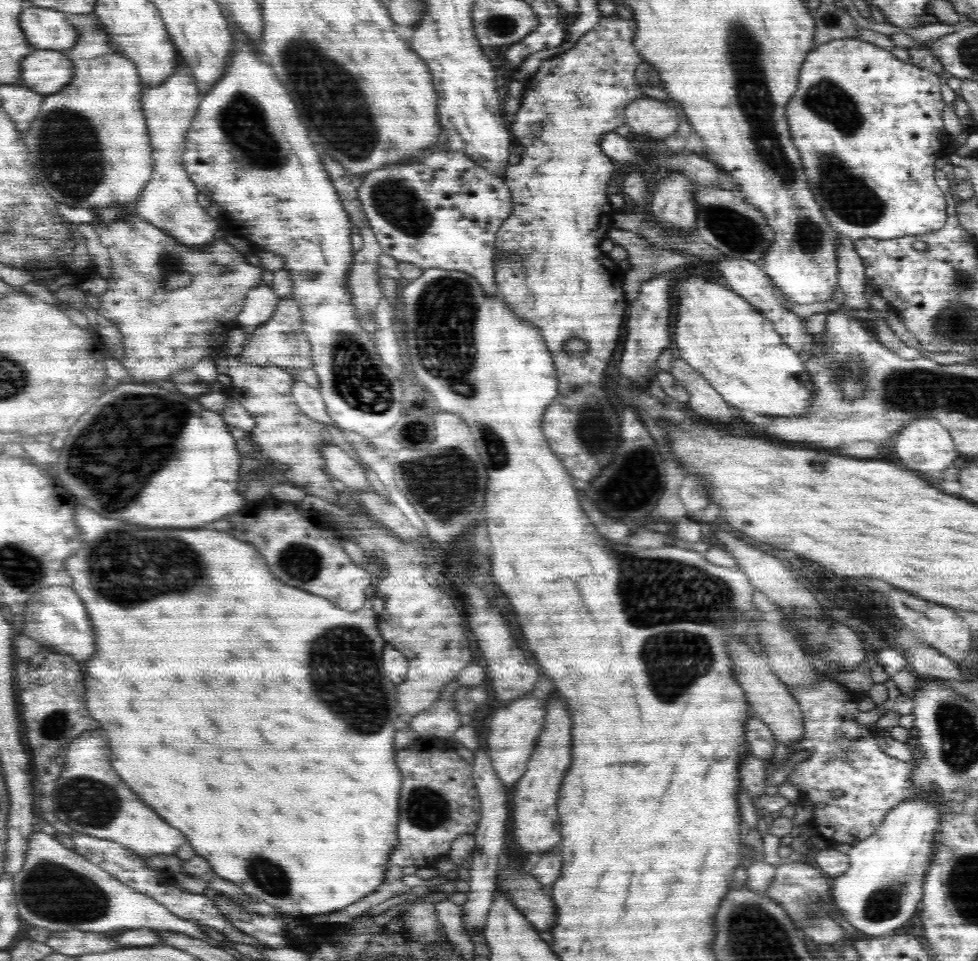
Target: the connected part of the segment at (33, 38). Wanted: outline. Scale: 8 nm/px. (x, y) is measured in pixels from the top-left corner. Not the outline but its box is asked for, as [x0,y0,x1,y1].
[20,8,78,52]

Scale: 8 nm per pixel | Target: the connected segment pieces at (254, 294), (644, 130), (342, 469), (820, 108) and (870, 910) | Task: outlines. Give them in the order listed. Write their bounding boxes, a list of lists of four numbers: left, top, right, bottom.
[[236,282,278,326],[624,97,680,141],[322,444,372,490],[788,39,947,240],[831,802,940,936]]

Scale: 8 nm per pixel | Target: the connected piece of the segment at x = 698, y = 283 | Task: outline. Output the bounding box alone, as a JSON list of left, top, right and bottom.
[676,278,814,418]

